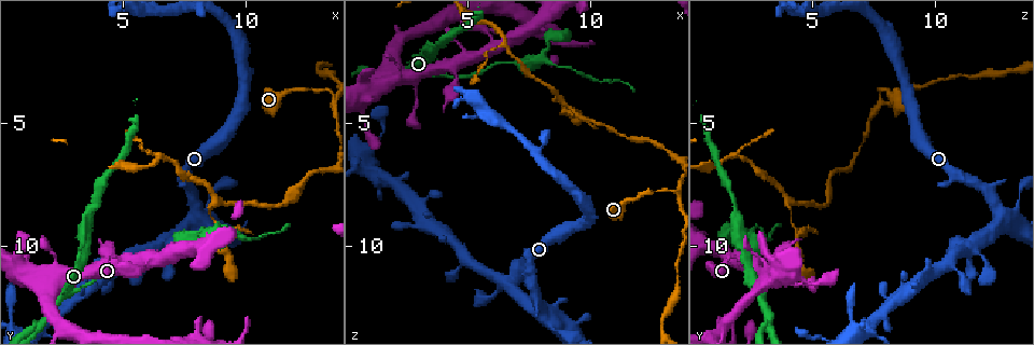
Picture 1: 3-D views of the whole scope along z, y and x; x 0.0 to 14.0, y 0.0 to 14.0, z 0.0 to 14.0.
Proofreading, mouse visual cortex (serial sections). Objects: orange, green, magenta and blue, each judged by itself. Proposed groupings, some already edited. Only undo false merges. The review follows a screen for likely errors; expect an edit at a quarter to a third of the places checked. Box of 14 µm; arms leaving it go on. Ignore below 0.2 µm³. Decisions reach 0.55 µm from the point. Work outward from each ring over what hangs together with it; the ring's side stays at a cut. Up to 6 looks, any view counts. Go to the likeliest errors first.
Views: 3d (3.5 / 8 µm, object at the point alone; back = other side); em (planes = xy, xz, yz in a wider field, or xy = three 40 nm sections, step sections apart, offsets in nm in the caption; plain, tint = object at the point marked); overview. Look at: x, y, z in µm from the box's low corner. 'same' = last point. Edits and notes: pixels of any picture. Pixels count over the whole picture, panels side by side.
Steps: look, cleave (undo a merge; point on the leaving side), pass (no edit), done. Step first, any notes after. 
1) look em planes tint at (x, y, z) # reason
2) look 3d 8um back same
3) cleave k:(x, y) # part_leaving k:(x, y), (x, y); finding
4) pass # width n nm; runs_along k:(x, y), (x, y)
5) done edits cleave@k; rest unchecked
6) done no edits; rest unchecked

look 3d 3.5um at (8.8, 8.1, 4.1) # three arms meet

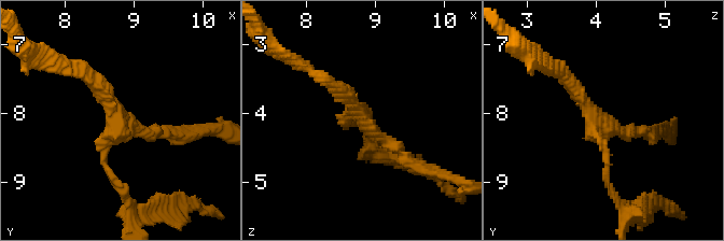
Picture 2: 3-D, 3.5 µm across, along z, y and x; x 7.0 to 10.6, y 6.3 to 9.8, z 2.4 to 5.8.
look em xy step 1 tint at (8.80, 8.10, 4.00)

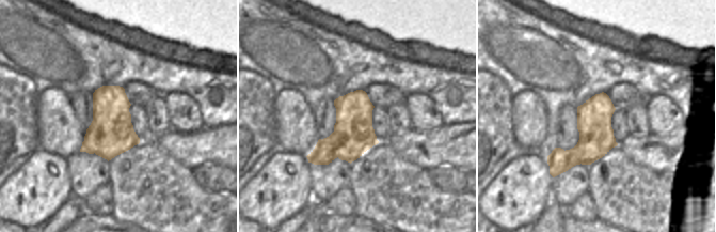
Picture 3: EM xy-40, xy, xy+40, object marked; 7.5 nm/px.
cleave 2:(114, 181) # arms 3; arm_widths 100, 200, 200 nm; part_leaving 2:(105, 142), (105, 166), (130, 206), (130, 225); two cells meet here

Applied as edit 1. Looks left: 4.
look overview

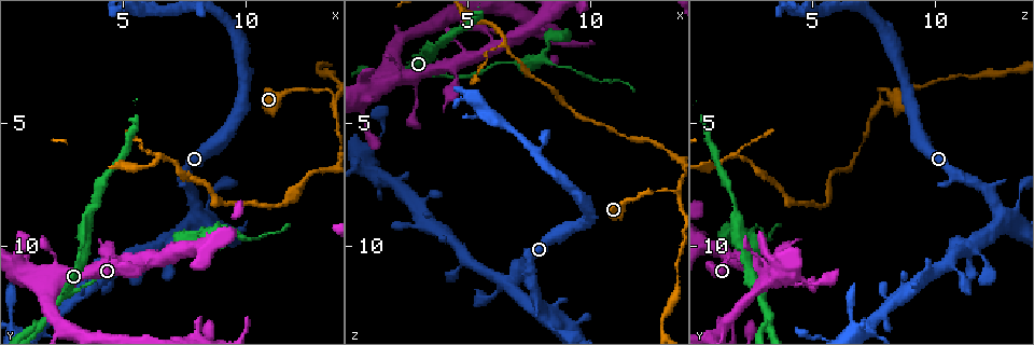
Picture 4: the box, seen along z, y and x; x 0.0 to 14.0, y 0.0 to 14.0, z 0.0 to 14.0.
look 3d 3.5um back at (1.6, 13.2, 3.2) # three-way junction

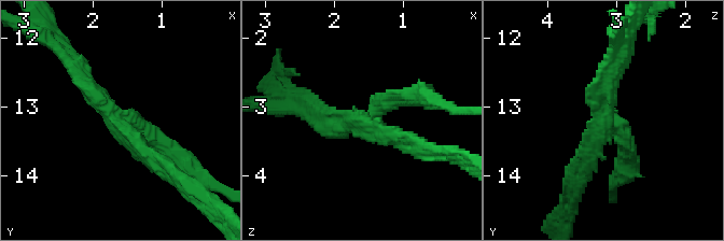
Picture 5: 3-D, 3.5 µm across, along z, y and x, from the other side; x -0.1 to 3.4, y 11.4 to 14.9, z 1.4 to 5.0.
look em xy step 2 tint at (1.55, 13.30, 3.20) # arms 3; arm_widths 200, 250, 250 nm

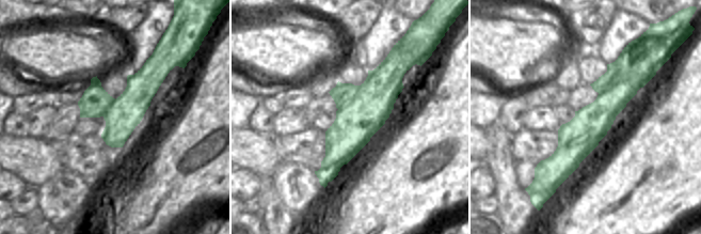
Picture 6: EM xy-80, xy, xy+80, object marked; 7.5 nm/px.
cleave 5:(163, 139) # width 380 nm; border 6:(637, 89), (618, 83), (599, 94); two cells meet here

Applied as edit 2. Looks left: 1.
done edits cleave@2, cleave@5; rest unchecked

